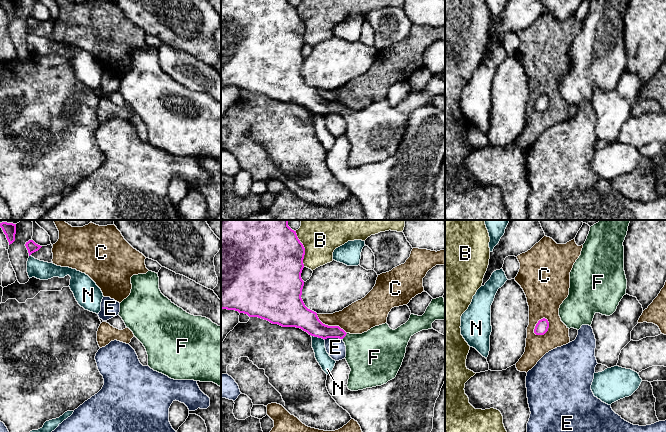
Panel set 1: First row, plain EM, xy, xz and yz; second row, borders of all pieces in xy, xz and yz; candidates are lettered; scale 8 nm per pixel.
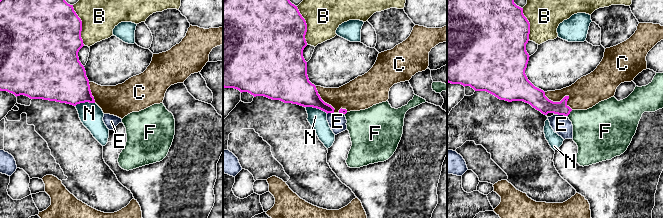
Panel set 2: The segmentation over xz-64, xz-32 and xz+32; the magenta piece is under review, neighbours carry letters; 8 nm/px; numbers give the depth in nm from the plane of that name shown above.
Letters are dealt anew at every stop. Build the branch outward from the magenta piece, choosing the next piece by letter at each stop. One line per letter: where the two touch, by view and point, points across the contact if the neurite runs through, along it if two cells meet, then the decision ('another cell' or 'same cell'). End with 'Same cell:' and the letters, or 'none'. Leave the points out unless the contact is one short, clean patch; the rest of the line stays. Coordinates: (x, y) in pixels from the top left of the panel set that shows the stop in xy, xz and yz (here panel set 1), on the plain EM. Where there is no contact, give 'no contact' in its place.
B: contact xz (304, 25); another cell
C: contact yz (536, 101); another cell
E: contact xz (332, 113); another cell
F: contact xz (345, 111); way xz (315, 103), (345, 111), (369, 131); same cell
N: contact xz (318, 113); another cell
Same cell: F

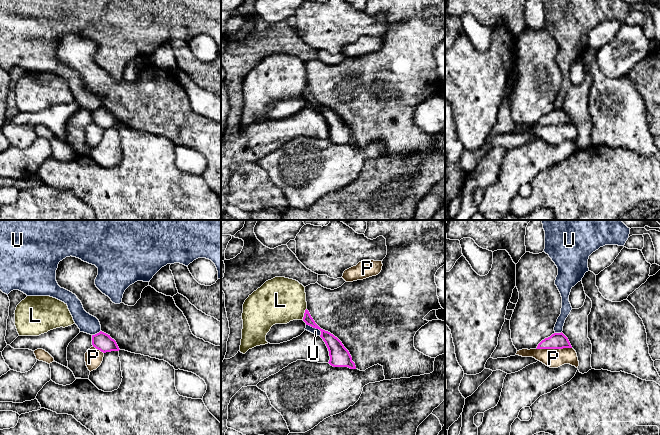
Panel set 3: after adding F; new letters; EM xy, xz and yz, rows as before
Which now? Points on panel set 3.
L: contact xz (304, 90); border xz (306, 84), (302, 95); another cell
P: contact yz (553, 124); border yz (571, 123), (536, 125); another cell
U: contact xz (315, 103); another cell
Same cell: none

